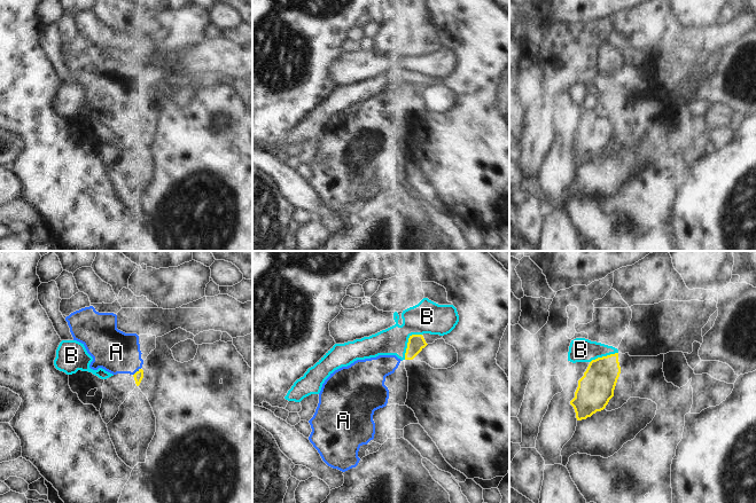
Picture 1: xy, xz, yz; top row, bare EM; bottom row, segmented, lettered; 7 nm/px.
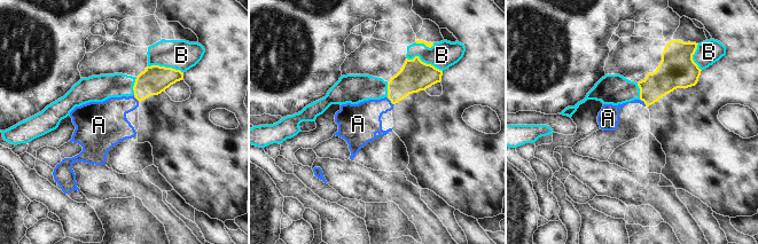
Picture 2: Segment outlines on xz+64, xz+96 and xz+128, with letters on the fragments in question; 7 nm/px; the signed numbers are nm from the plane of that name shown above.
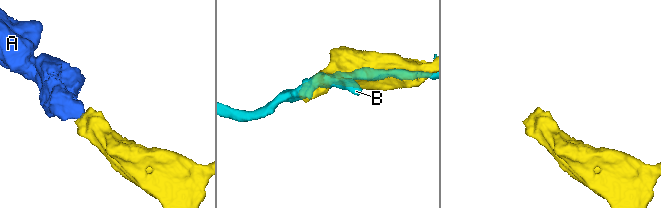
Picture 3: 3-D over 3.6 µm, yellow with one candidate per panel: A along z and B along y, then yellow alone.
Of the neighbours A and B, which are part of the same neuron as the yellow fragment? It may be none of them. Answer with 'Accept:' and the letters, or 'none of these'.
Accept: A

